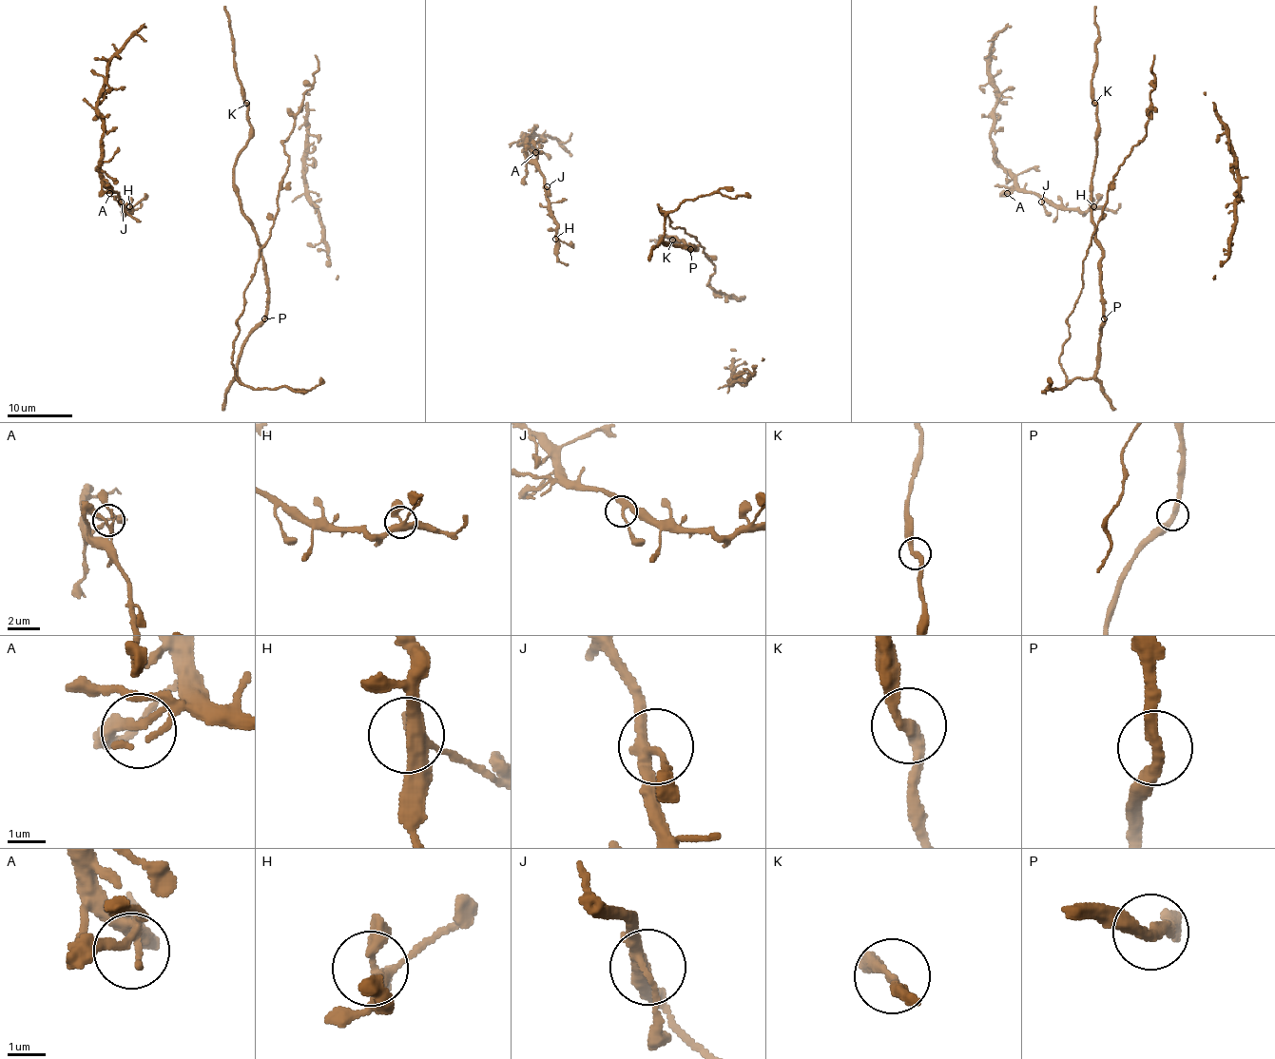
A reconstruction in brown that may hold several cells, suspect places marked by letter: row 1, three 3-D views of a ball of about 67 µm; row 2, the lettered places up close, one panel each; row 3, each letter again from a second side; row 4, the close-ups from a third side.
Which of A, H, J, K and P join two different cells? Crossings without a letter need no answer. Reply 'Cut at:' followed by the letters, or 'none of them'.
Cut at: none of them

